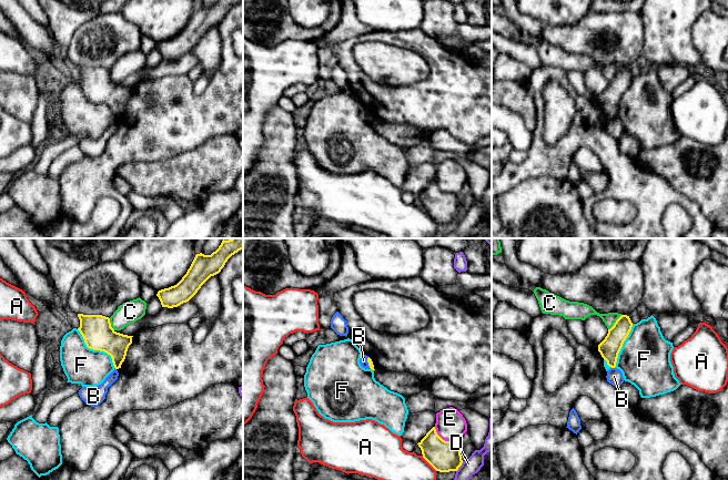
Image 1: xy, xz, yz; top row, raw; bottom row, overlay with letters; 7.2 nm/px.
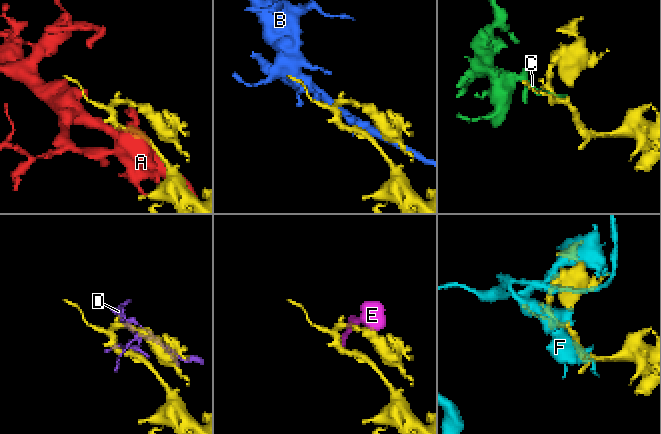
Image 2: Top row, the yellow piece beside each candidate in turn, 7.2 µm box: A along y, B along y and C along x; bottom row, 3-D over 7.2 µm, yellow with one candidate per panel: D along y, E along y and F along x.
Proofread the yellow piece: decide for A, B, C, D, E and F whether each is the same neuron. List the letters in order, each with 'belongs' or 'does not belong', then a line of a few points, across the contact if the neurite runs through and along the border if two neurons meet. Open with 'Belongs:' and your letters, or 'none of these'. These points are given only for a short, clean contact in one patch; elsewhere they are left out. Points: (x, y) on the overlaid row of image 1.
Belongs: none of these
A: does not belong
B: does not belong; line yz (612, 367), (614, 368)
C: does not belong; line yz (622, 315), (608, 329)
D: does not belong
E: does not belong
F: does not belong

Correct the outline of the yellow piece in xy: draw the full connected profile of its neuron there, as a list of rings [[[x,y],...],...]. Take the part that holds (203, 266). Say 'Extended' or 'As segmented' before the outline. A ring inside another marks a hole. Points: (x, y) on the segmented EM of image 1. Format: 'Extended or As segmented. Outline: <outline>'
As segmented. Outline: [[[243,238],[222,241],[211,255],[196,254],[190,268],[174,286],[158,292],[162,307],[173,308],[189,302],[211,277],[221,272],[228,259],[243,249]]]

